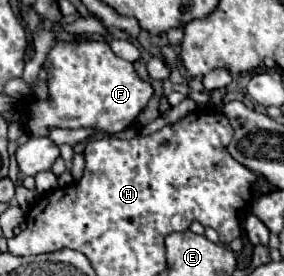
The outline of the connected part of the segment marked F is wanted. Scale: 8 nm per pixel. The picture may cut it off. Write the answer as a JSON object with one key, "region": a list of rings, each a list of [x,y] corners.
{"region":[[[57,42],[51,52],[47,54],[47,74],[49,74],[49,98],[45,100],[33,100],[29,108],[29,134],[31,136],[47,136],[49,128],[89,128],[95,126],[107,134],[117,134],[125,128],[129,128],[139,112],[147,106],[147,102],[153,96],[153,88],[149,82],[143,82],[135,70],[133,64],[115,56],[113,50],[105,42]]]}

